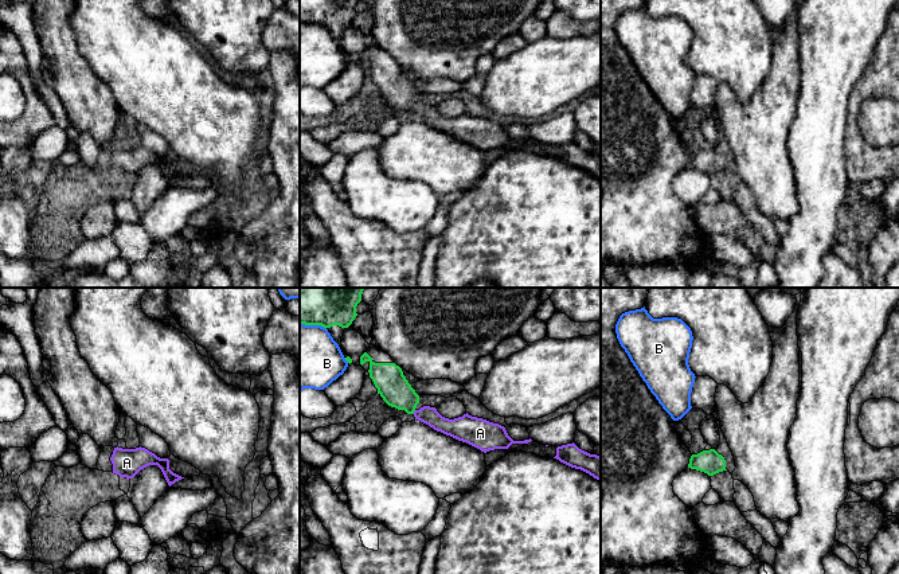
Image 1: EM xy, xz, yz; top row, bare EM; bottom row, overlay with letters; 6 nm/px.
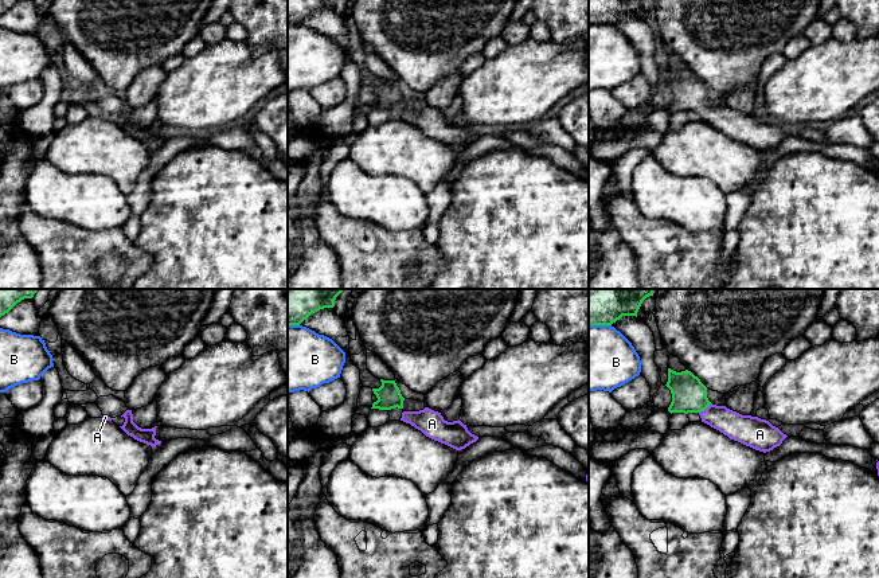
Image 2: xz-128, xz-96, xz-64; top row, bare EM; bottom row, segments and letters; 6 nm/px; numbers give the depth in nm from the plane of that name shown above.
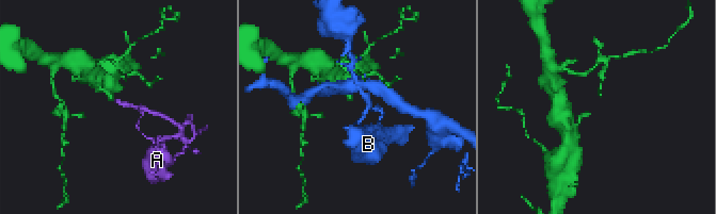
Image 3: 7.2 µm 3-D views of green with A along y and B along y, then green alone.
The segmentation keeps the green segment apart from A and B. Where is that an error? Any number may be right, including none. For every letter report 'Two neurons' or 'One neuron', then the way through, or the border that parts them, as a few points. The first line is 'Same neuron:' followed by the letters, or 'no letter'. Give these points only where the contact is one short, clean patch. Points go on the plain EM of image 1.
Same neuron: A
A: One neuron. Path across: xz (393, 85), (414, 109), (426, 113)
B: Two neurons

